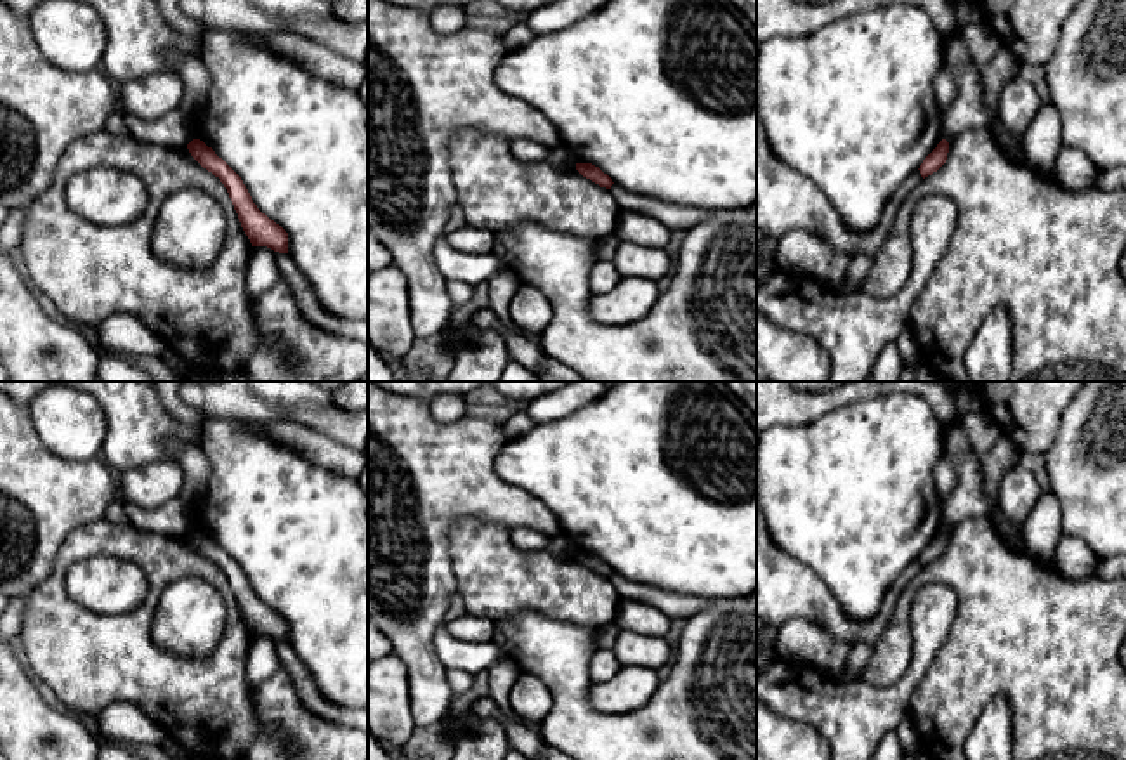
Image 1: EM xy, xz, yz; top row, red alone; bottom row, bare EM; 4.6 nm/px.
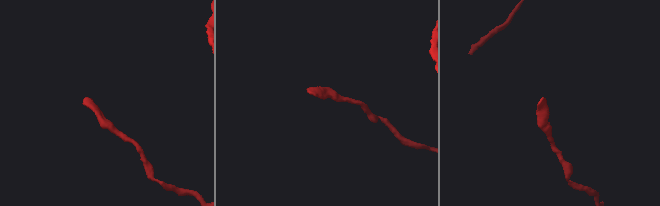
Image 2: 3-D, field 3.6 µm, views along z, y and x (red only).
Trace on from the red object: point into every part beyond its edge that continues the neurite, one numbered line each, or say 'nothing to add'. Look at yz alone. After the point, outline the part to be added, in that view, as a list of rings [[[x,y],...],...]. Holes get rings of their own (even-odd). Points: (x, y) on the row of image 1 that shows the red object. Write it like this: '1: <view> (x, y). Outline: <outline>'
nothing to add

